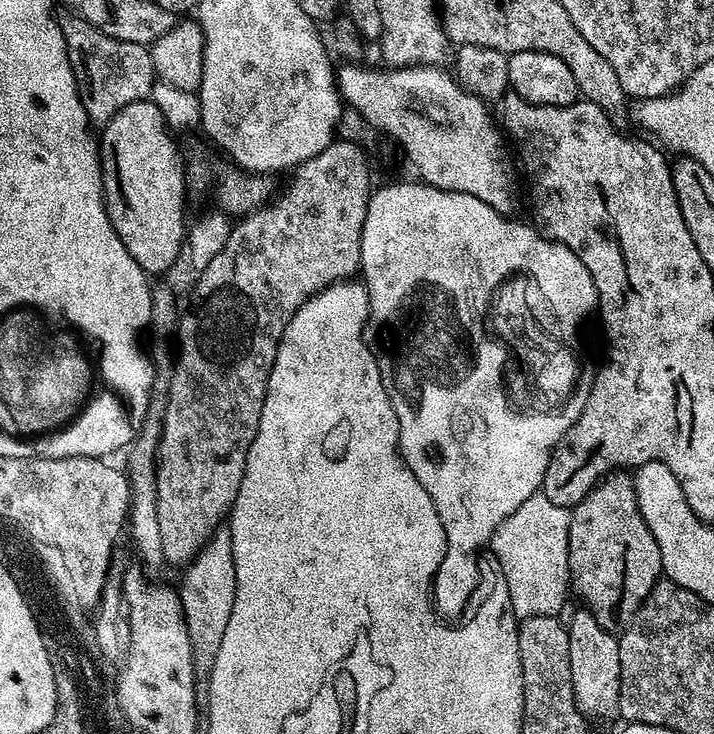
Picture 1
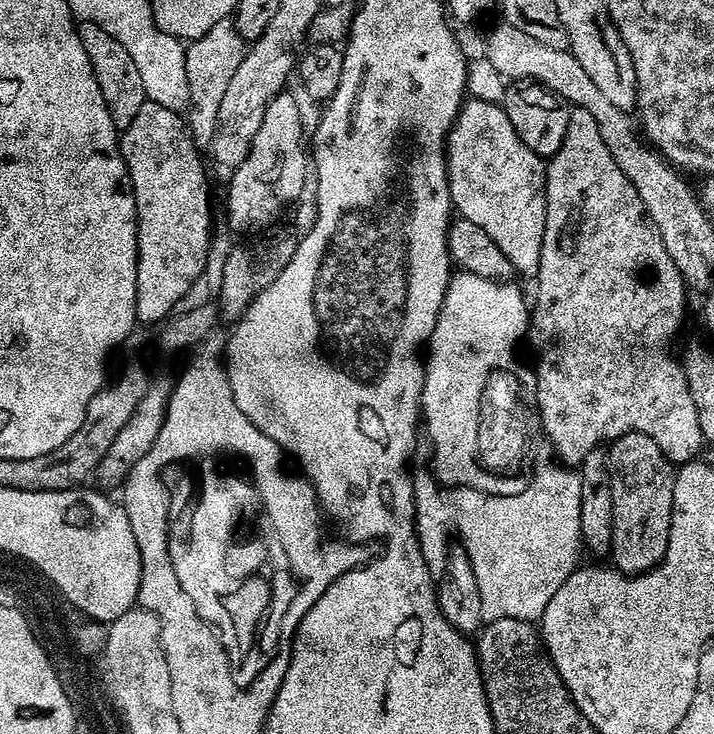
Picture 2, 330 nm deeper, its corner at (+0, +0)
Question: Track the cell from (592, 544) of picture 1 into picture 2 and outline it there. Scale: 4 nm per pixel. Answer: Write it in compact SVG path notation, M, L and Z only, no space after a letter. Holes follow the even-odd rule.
M628 432L618 437L611 441L610 448L614 498L610 560L622 572L651 572L663 560L668 549L676 468L658 442L641 432Z

